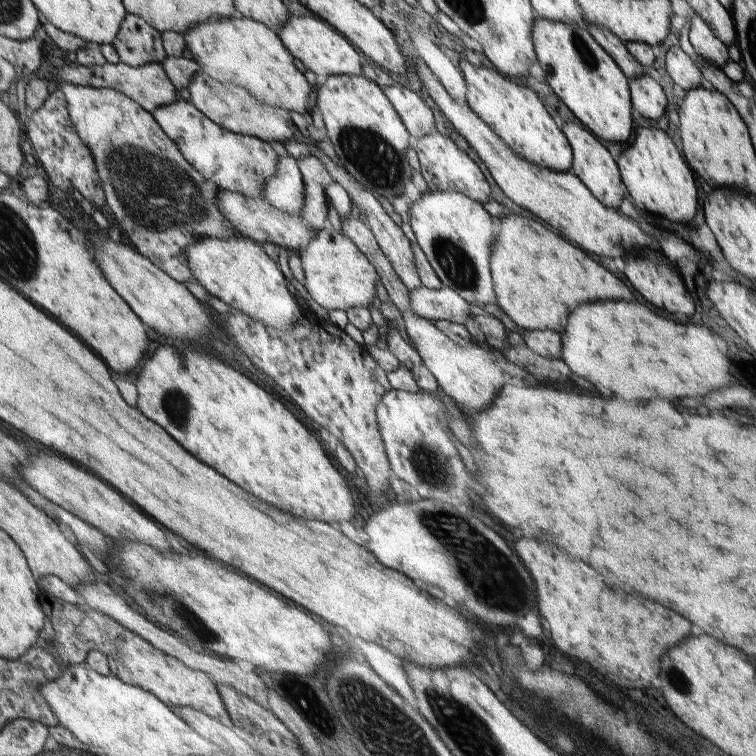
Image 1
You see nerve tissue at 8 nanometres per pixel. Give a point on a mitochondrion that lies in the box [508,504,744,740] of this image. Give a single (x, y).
(677, 680)

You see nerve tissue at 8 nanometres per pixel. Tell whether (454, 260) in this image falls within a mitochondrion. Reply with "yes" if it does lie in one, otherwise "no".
yes

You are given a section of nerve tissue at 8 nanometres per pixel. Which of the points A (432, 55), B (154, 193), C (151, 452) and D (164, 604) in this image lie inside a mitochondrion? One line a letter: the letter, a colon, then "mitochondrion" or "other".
A: other
B: mitochondrion
C: other
D: mitochondrion

